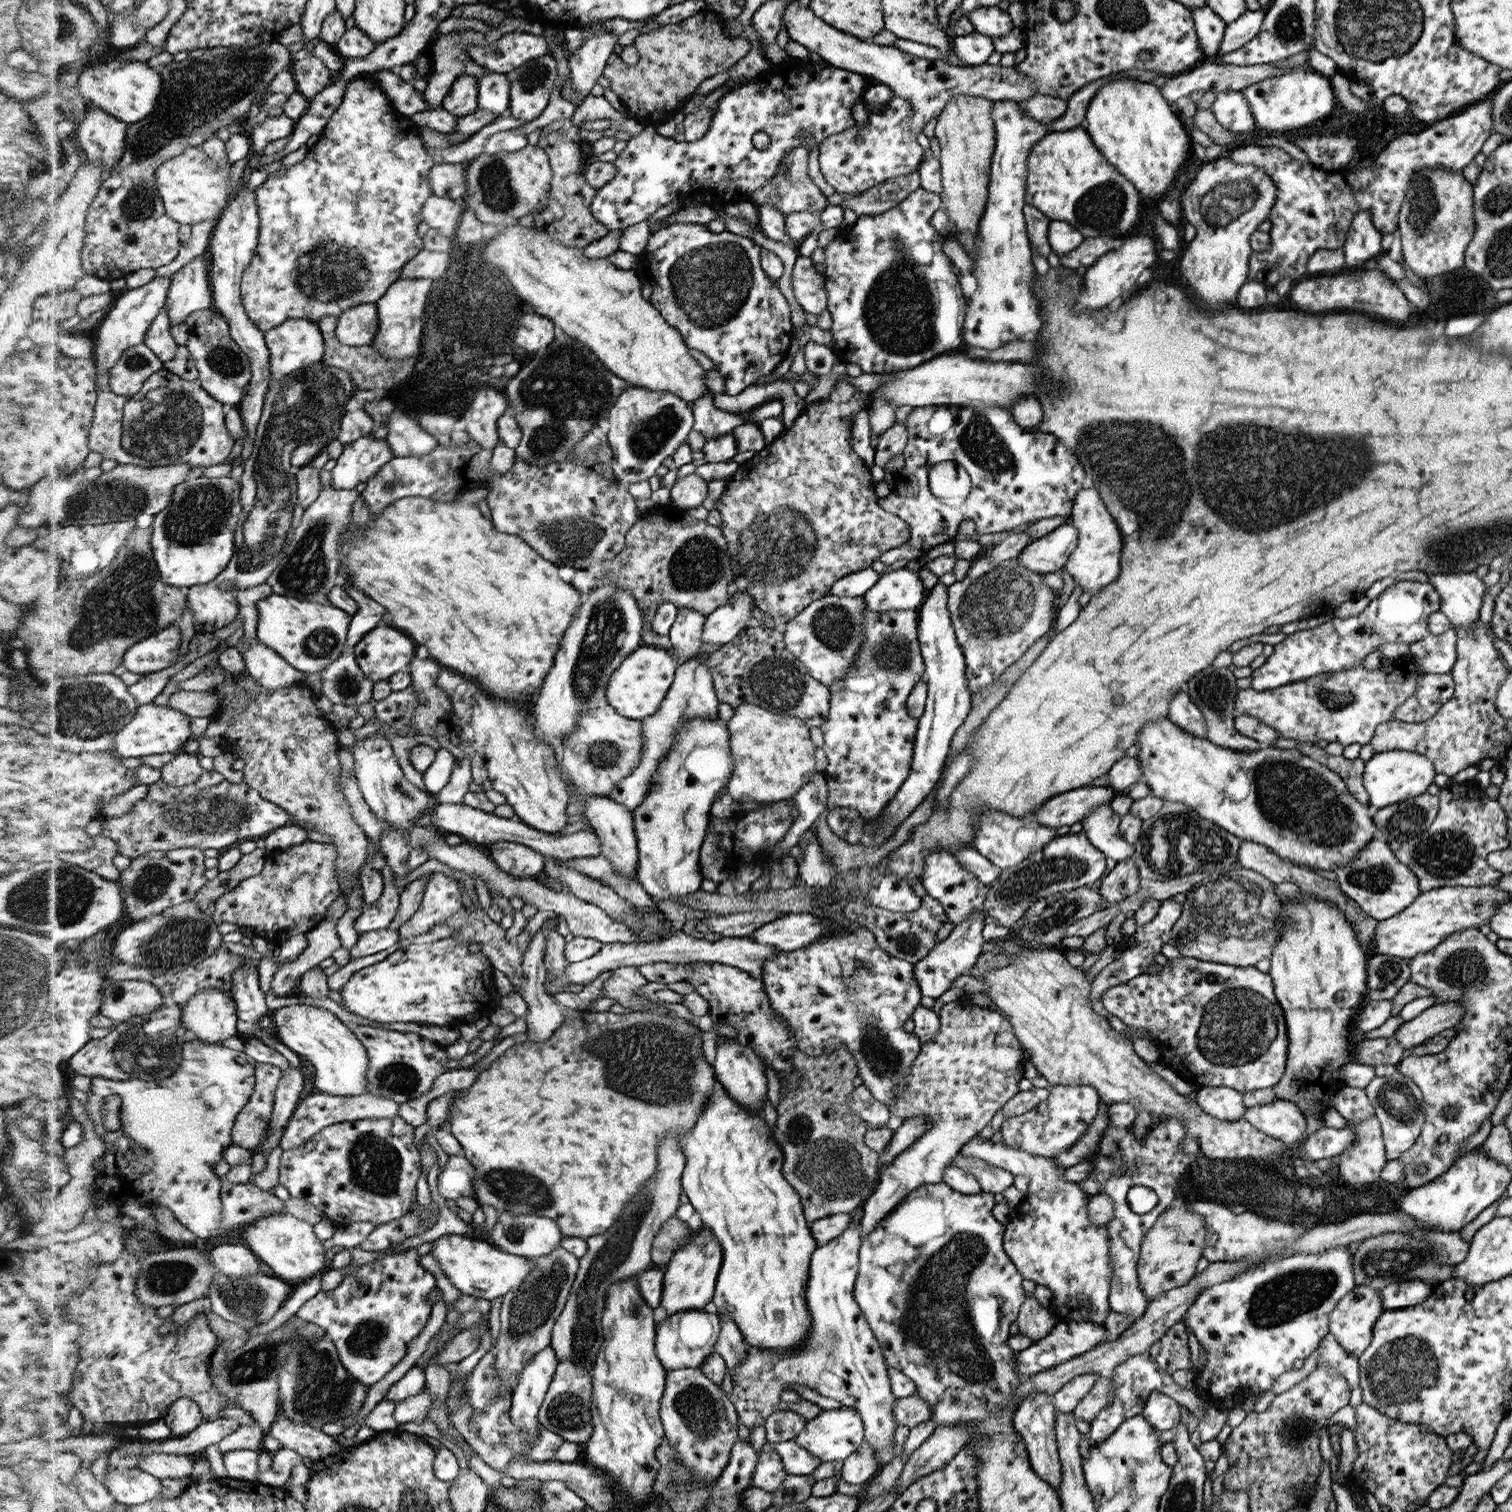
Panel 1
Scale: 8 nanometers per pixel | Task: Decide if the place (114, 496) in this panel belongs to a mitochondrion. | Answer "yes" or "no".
yes

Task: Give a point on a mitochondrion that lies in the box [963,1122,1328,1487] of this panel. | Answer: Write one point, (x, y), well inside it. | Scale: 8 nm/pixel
(1294, 1426)

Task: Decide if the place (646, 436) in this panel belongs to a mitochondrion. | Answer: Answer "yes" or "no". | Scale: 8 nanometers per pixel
yes

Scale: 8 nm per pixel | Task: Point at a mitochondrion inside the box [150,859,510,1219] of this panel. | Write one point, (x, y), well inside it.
(375, 1165)

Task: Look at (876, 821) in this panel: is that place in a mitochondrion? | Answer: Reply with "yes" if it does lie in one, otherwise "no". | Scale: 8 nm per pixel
no

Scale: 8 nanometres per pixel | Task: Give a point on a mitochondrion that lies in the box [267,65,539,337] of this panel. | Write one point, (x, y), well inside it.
(330, 270)

